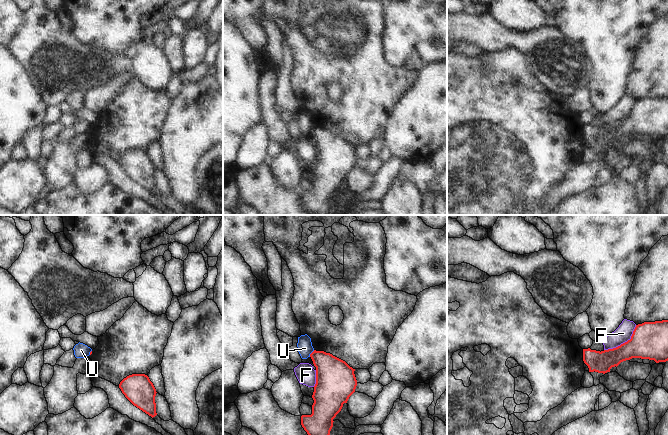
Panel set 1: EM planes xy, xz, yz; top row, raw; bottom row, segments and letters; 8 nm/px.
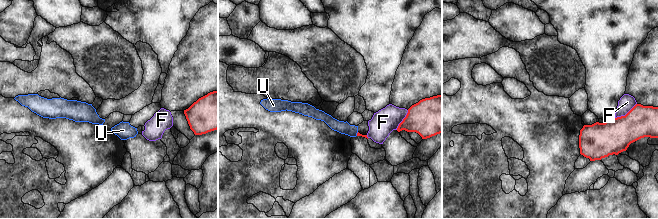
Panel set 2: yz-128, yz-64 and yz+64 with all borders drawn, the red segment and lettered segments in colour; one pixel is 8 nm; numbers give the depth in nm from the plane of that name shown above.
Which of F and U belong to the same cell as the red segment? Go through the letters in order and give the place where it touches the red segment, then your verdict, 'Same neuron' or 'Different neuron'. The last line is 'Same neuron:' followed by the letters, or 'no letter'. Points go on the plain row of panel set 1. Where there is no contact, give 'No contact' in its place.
F: Touches red at yz (623, 119). Different neuron
U: Touches red at xz (311, 129). Different neuron
Same neuron: no letter.

